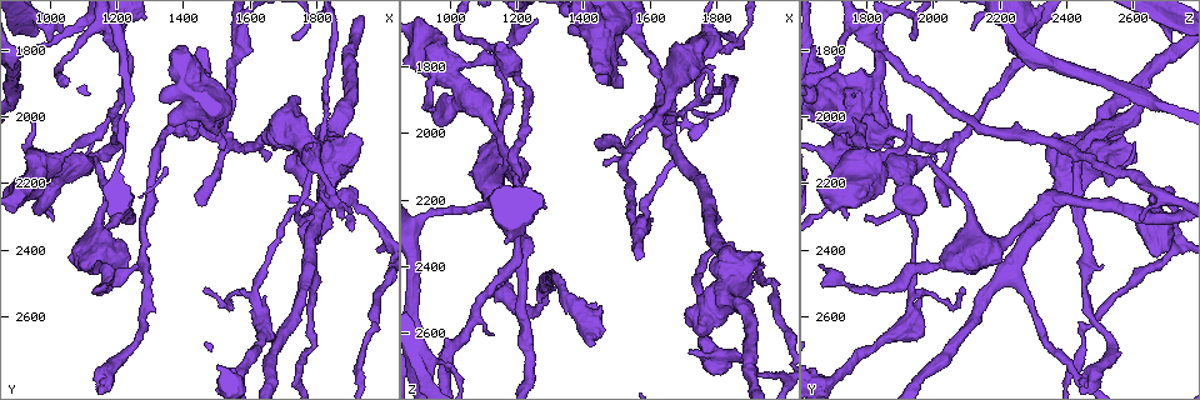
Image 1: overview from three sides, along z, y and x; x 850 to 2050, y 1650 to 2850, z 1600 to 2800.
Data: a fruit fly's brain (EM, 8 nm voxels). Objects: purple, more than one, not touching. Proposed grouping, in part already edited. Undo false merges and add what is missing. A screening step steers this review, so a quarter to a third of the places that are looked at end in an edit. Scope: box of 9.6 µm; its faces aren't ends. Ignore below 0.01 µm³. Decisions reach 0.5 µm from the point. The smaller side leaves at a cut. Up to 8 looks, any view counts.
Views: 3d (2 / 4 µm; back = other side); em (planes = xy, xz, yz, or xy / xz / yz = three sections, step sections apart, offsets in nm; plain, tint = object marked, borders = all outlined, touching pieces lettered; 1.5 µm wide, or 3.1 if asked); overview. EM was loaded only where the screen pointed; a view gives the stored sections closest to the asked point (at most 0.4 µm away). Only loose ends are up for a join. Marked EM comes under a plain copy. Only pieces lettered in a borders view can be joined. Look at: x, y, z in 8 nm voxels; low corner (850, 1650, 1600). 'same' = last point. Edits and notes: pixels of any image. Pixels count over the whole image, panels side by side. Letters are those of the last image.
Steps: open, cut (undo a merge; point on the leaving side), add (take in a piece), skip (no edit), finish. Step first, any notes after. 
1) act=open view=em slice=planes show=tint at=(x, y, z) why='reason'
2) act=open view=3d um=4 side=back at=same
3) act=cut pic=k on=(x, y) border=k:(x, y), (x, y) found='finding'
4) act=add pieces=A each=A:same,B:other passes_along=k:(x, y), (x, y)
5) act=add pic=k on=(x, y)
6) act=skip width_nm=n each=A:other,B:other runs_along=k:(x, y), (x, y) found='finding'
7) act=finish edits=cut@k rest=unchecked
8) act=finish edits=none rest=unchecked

act=open view=em slice=planes show=borders at=(1720, 2260, 2650) why='free end'

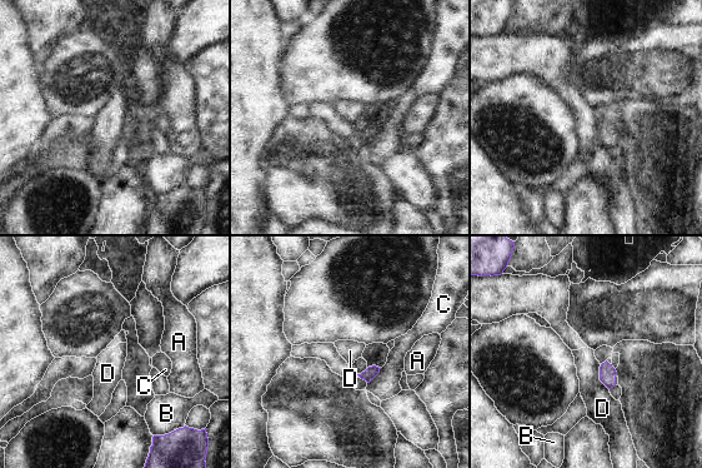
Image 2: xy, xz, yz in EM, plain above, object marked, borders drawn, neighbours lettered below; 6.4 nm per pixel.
act=skip longest_contact=B:220nm each=A:other,B:other,C:other,D:other border=2:(600, 364), (600, 381), (608, 389) found='no lettered piece goes on from it'

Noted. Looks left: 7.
act=open view=em slice=yz step=4 show=borders at=(1500, 2090, 1790) why='thick end'

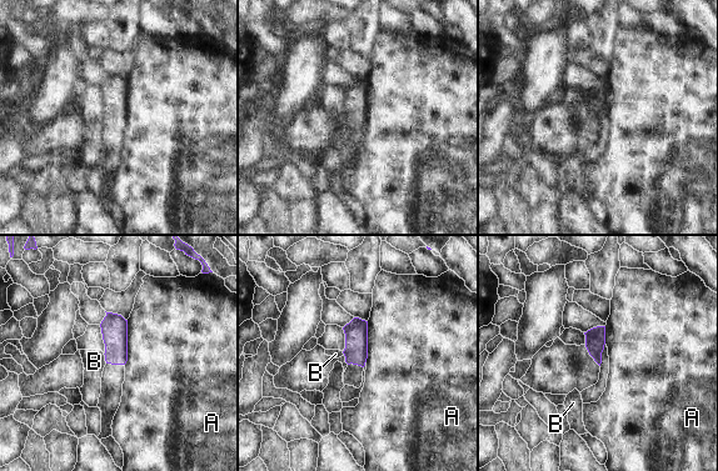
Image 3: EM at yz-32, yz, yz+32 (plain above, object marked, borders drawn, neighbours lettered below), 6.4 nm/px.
act=skip each=A:other,B:other border=3:(128, 320), (128, 360), (124, 364) found='no lettered piece goes on from it'

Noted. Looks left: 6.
act=open view=3d um=4 at=(1180, 1740, 2130) why='free end'

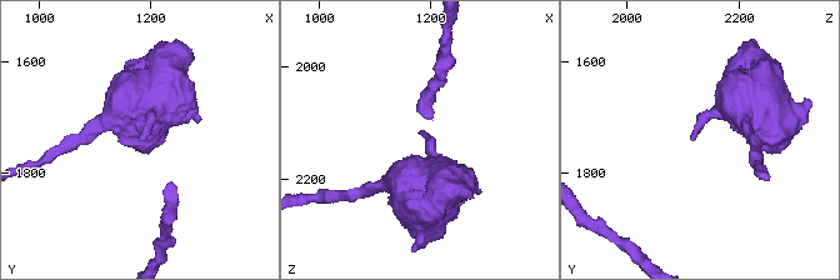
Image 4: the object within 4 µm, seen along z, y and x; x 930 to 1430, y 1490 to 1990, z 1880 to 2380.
act=open view=em slice=yz step=4 show=borders at=(1175, 1735, 2120) why='need the tissue'

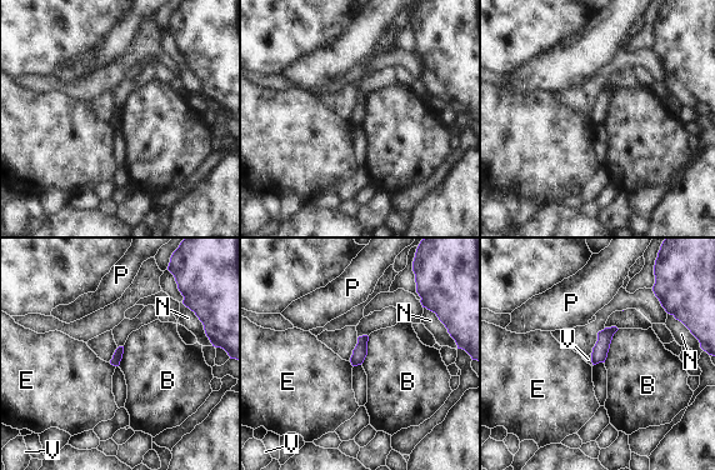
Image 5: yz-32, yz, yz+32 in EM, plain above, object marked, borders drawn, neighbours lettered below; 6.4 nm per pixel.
act=skip each=B:other,E:other,N:other,P:other,V:other border=5:(619, 329), (613, 336), (604, 363) found='none of them fits'

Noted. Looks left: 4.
act=finish edits=none rest=unchecked

